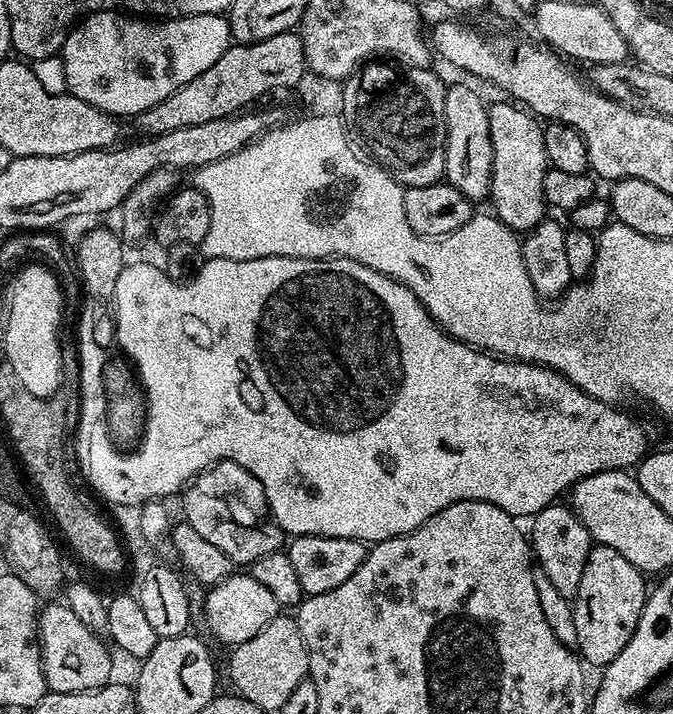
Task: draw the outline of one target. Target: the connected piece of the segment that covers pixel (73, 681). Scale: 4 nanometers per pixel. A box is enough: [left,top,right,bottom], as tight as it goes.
[38,602,113,694]

